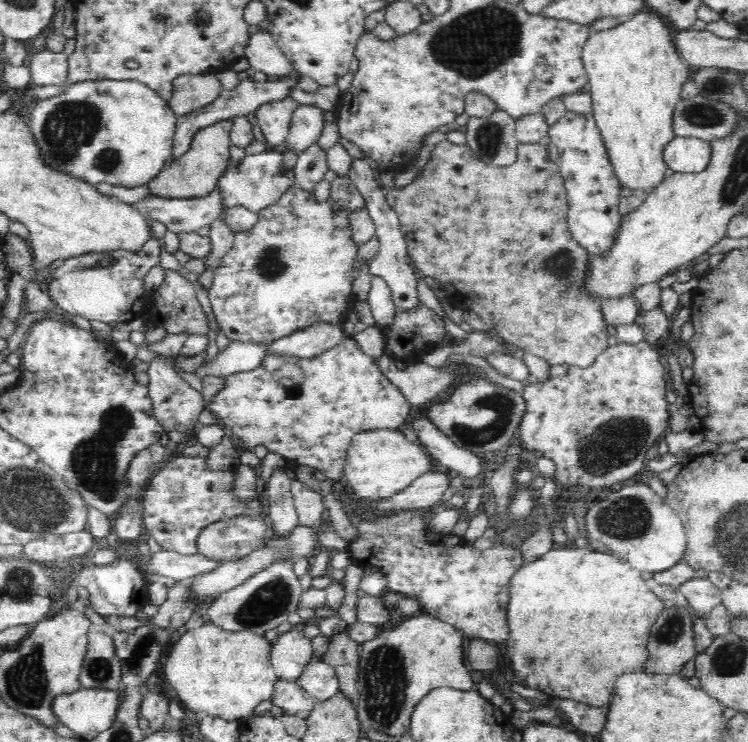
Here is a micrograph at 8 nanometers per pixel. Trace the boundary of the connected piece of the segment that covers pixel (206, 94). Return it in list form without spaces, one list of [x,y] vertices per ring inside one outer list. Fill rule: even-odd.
[[[212,72],[178,74],[172,78],[167,103],[176,115],[183,115],[212,102],[219,90],[220,86]]]

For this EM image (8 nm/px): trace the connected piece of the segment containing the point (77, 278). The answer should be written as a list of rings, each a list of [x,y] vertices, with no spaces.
[[[148,237],[135,249],[114,247],[101,251],[84,251],[76,257],[64,259],[62,265],[54,270],[54,280],[49,285],[49,296],[52,296],[56,305],[65,312],[76,314],[88,322],[128,322],[132,318],[140,317],[142,311],[140,300],[145,294],[142,290],[143,277],[154,264],[158,264],[159,247],[158,240]]]

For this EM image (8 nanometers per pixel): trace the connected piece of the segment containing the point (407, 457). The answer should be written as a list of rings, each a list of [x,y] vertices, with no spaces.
[[[370,429],[351,438],[342,474],[363,501],[392,497],[430,471],[431,457],[421,445],[410,442],[399,429]]]

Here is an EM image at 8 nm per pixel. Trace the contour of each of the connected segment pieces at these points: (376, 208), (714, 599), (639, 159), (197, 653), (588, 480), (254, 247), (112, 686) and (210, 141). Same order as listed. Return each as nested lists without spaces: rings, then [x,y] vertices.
[[[353,160],[348,176],[353,180],[358,192],[360,192],[360,196],[362,196],[362,200],[364,200],[364,206],[367,208],[370,218],[374,223],[374,233],[377,235],[380,244],[377,248],[377,253],[371,256],[371,259],[365,261],[364,267],[372,275],[384,280],[384,283],[386,283],[391,291],[391,296],[396,306],[412,308],[416,304],[416,300],[418,300],[416,269],[407,255],[407,246],[401,233],[399,218],[388,204],[386,197],[382,195],[380,187],[375,181],[374,173],[372,173],[372,167],[368,165],[368,161]]]
[[[690,577],[677,587],[687,598],[690,608],[696,609],[700,614],[708,612],[720,602],[720,592],[712,582],[708,582],[708,578]]]
[[[646,6],[643,10],[634,11],[631,15],[620,17],[612,28],[589,32],[581,44],[581,59],[588,76],[588,88],[591,94],[591,110],[603,138],[614,172],[622,186],[648,192],[667,174],[661,161],[660,151],[665,142],[673,136],[669,127],[671,112],[675,102],[682,98],[682,86],[691,79],[693,68],[678,49],[674,36],[677,29],[664,16]]]
[[[210,620],[200,626],[187,628],[175,637],[172,650],[166,655],[164,674],[168,684],[176,690],[177,699],[198,716],[220,716],[224,720],[236,720],[244,724],[253,716],[254,709],[273,693],[272,683],[277,677],[271,663],[271,642],[249,628],[230,630],[220,627]]]
[[[641,340],[633,345],[618,343],[616,346],[610,346],[601,354],[596,356],[596,360],[588,366],[574,366],[567,364],[552,363],[545,368],[545,377],[534,381],[527,380],[524,382],[524,390],[519,393],[521,404],[523,404],[522,416],[520,416],[520,426],[518,429],[519,438],[521,438],[522,446],[529,452],[529,458],[533,456],[542,456],[548,458],[552,462],[552,476],[548,479],[554,480],[560,488],[564,488],[565,493],[575,491],[575,489],[583,489],[584,491],[591,488],[609,487],[616,482],[632,481],[637,478],[637,473],[648,458],[653,453],[657,442],[663,438],[663,432],[669,426],[669,412],[667,409],[668,402],[665,398],[665,390],[667,379],[665,377],[664,362],[661,361],[662,352],[656,350],[649,340]]]
[[[294,183],[271,205],[258,209],[255,213],[257,214],[256,222],[248,230],[233,233],[233,241],[228,252],[224,255],[224,258],[221,258],[220,266],[217,266],[216,270],[213,270],[213,284],[210,288],[208,300],[210,301],[212,313],[214,313],[218,322],[219,330],[222,330],[222,334],[230,340],[230,343],[246,343],[264,347],[278,338],[283,338],[300,330],[308,329],[310,326],[340,325],[342,323],[342,314],[347,312],[349,307],[348,297],[354,298],[352,296],[352,284],[359,274],[354,271],[354,266],[362,258],[359,250],[360,244],[354,239],[349,215],[346,211],[336,208],[330,200],[317,200],[313,191],[304,189],[304,187],[300,187]]]
[[[89,632],[87,647],[77,672],[77,688],[82,690],[107,690],[118,692],[121,687],[121,662],[116,656],[112,637],[104,632]]]
[[[234,117],[218,119],[207,125],[199,126],[189,140],[188,150],[175,160],[166,164],[148,182],[152,194],[162,198],[192,198],[202,196],[212,190],[225,174],[229,157],[230,132]]]

